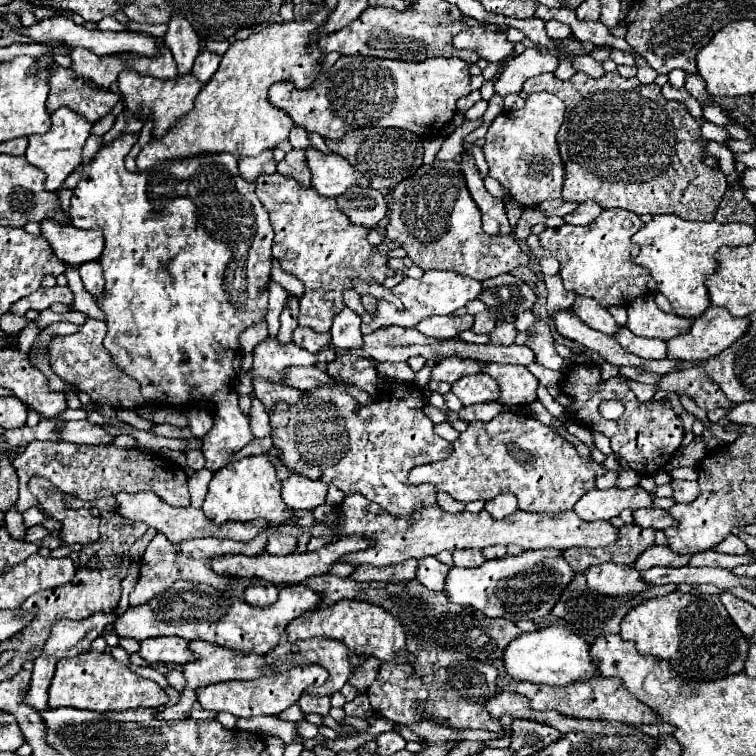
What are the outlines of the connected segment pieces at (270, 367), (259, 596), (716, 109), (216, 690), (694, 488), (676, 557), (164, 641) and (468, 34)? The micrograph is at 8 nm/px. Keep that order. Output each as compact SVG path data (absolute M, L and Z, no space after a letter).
M268 338L264 342L260 342L256 348L254 348L254 366L248 370L252 380L254 378L262 378L262 380L268 380L268 382L274 382L274 384L284 384L284 376L286 376L286 370L292 368L292 366L316 366L316 358L314 354L310 354L308 350L304 348L296 348L296 344L288 344L288 346L280 346L276 338Z
M262 584L248 586L244 592L244 600L256 608L268 608L278 600L278 588L274 584L270 584L270 586L262 586Z
M702 106L702 110L704 110L704 118L710 120L710 122L714 122L714 124L718 124L718 126L722 126L722 124L726 124L726 122L730 120L730 118L722 112L720 106Z
M306 664L306 666L292 668L290 672L260 676L256 680L232 680L232 682L204 686L204 688L198 688L196 694L198 694L198 702L206 710L230 712L238 718L252 718L252 716L260 716L260 714L274 716L274 714L280 714L282 710L290 708L292 704L296 704L306 688L322 686L326 682L326 678L328 678L328 672L324 672L324 668L320 668L316 664Z
M672 480L672 488L674 488L674 500L680 504L688 504L694 502L696 496L700 494L698 490L698 482L688 482L688 480Z
M650 546L646 550L642 550L638 554L638 558L634 560L632 568L644 572L652 566L686 566L690 560L690 556L680 556L680 554L674 554L668 546Z
M160 636L142 640L138 654L148 662L186 664L188 660L194 660L192 652L188 650L188 640L178 636Z
M474 26L460 32L454 38L454 48L474 50L486 62L498 64L510 56L514 46L508 42L504 32L490 32L490 30L482 30L480 26Z

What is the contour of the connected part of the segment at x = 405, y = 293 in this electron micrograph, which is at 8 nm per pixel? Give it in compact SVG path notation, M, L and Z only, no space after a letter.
M428 270L424 272L422 278L414 280L414 278L405 277L398 286L392 289L393 294L404 305L402 310L398 310L394 305L388 302L380 302L378 304L378 314L364 314L362 316L362 334L370 334L376 328L384 328L384 326L396 325L402 328L414 328L424 318L440 314L452 314L458 308L464 308L470 300L478 298L482 294L482 282L474 280L474 278L466 278L448 270Z

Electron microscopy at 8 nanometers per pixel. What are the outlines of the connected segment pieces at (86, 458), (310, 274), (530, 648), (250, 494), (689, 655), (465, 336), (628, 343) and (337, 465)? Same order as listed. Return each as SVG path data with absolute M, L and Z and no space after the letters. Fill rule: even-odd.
M32 442L26 446L26 450L14 460L19 477L19 497L17 510L23 513L31 507L37 507L38 501L33 495L25 495L25 485L32 476L42 476L50 480L58 490L72 494L80 500L94 500L102 496L114 496L118 492L142 492L152 490L158 494L164 502L170 506L190 506L190 494L188 494L188 476L184 470L158 456L158 454L146 454L136 448L122 450L114 448L110 444L96 444L96 446L82 446L72 442ZM156 462L162 462L162 470L156 470Z
M260 174L256 180L256 196L260 198L262 206L270 214L270 224L276 232L274 244L272 244L272 258L278 260L280 268L292 276L296 276L304 284L304 296L300 298L300 314L298 324L308 326L314 332L330 332L334 316L346 306L342 300L344 290L352 288L352 278L360 278L366 282L382 284L390 276L390 268L386 264L388 256L378 254L366 240L368 230L358 228L356 224L350 224L348 218L336 208L334 198L324 198L316 194L312 188L300 188L296 180L280 176L280 174Z
M548 626L536 632L520 634L504 650L502 664L504 670L514 680L532 684L550 684L550 686L564 686L576 680L592 678L596 674L596 666L588 656L588 642L584 642L580 636L562 626Z
M266 456L242 458L238 462L230 462L228 466L214 472L202 512L214 524L222 524L228 520L250 522L256 518L264 518L272 526L278 526L292 518L292 510L284 504L284 500L280 496L280 480L276 478L276 470Z
M672 592L648 598L624 616L620 636L624 640L634 640L638 654L666 660L678 676L694 682L720 680L742 672L744 656L750 646L716 594L696 596Z
M470 330L460 332L460 336L458 336L458 338L460 338L460 340L464 340L464 342L475 344L486 344L490 341L488 334L474 334L474 332L470 332Z
M626 326L618 328L618 332L612 334L612 338L622 344L628 352L642 356L642 358L666 358L666 342L658 338L640 338L634 336Z
M348 352L336 356L328 368L328 376L336 376L336 380L348 380L350 384L356 384L368 392L376 392L380 400L372 404L372 408L364 408L352 400L346 392L340 392L340 388L318 388L316 392L308 392L308 396L296 404L296 408L284 408L284 404L276 404L276 408L270 412L270 424L272 424L272 442L276 448L282 450L282 462L290 468L294 468L298 474L308 478L318 478L322 482L330 482L336 488L340 488L344 494L360 492L368 500L374 500L380 504L388 514L396 518L406 518L422 508L436 504L436 488L432 486L410 486L406 476L408 472L418 464L428 464L436 460L444 460L452 454L452 444L440 436L434 434L432 422L422 414L424 408L424 394L422 388L410 382L396 382L394 386L380 386L376 380L376 368L372 360L360 356L358 352Z

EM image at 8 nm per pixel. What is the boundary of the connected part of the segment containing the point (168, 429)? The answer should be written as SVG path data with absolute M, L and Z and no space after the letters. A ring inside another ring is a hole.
M157 424L152 432L157 436L164 436L166 438L180 438L190 439L194 438L193 434L188 428L178 428L170 424Z

